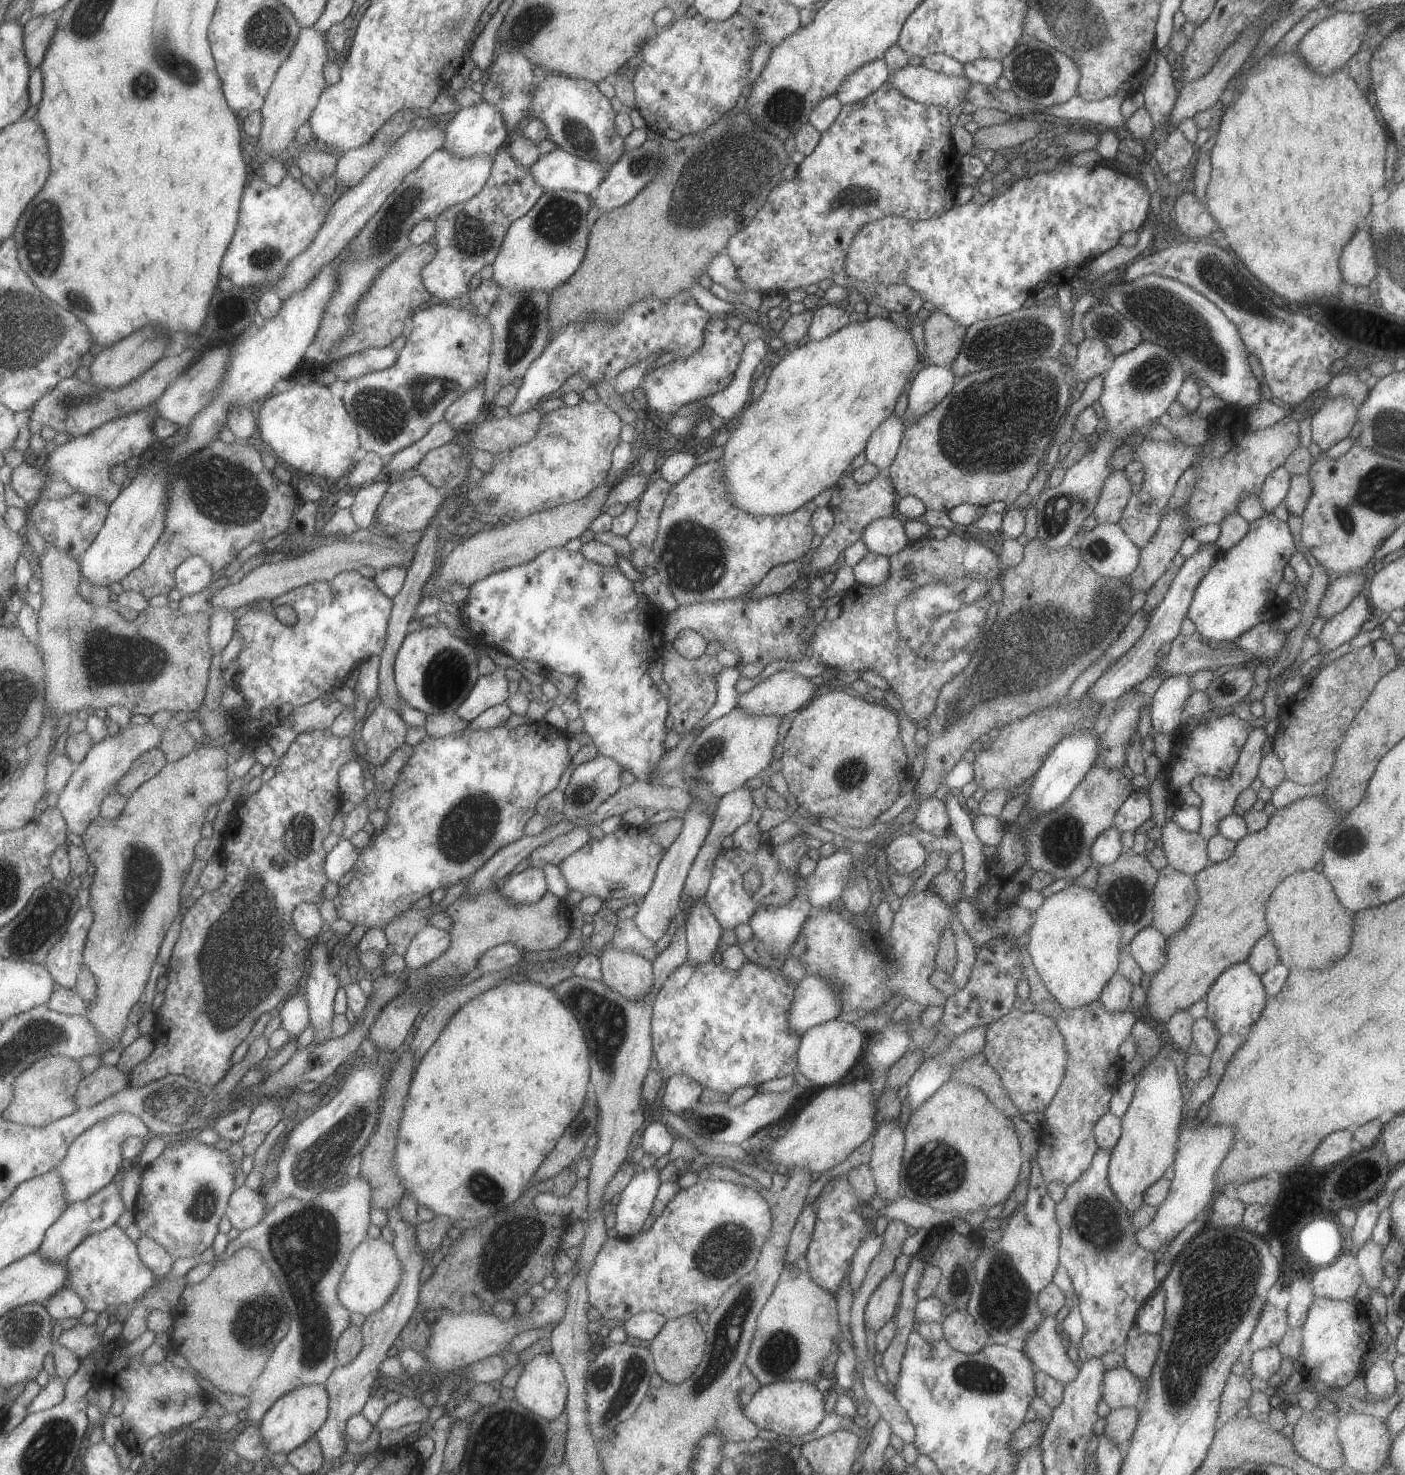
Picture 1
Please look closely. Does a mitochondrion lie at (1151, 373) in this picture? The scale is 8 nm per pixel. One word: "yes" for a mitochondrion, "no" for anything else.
yes

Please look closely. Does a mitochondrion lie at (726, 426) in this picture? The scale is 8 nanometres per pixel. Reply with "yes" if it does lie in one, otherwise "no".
no

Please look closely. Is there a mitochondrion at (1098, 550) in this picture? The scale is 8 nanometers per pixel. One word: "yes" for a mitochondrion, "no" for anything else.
yes

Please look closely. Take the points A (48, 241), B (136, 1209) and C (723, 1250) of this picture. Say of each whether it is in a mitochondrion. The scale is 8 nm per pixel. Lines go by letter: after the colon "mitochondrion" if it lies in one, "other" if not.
A: mitochondrion
B: other
C: mitochondrion

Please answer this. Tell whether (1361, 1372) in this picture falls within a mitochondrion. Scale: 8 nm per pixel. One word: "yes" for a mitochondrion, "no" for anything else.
no

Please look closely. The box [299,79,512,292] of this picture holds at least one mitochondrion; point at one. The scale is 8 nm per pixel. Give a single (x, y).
(399, 212)

